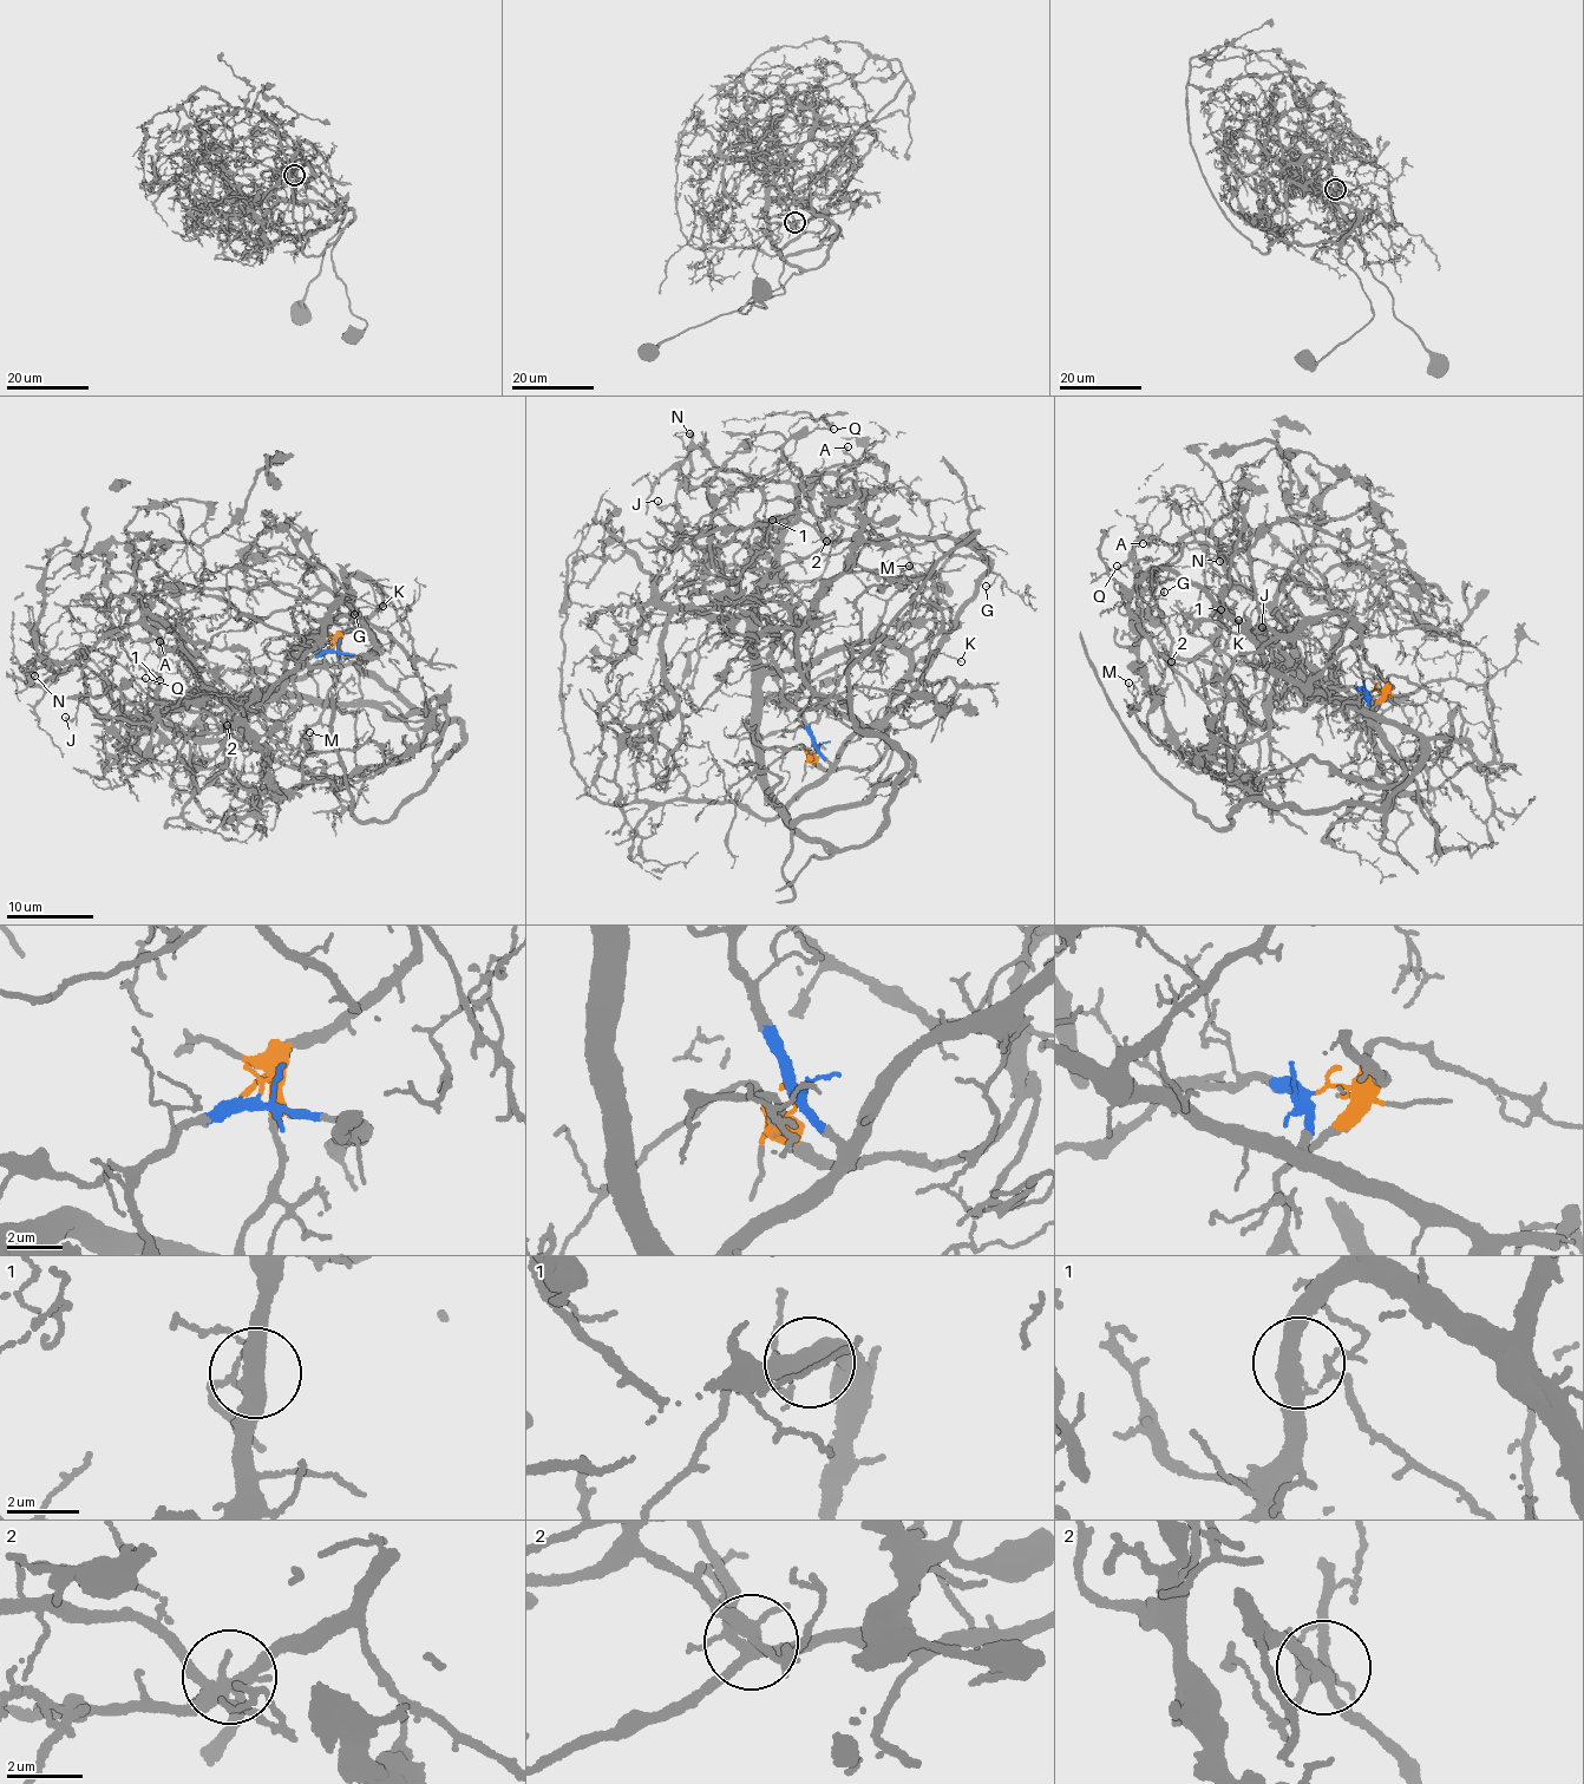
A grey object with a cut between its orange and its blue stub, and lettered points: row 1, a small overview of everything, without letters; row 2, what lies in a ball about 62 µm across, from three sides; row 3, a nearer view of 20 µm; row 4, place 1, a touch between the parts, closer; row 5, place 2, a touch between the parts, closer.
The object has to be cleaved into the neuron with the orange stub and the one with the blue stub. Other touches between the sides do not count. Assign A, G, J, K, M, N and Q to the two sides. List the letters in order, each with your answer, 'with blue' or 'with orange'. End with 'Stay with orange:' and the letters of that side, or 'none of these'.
A: with orange
G: with blue
J: with orange
K: with blue
M: with blue
N: with orange
Q: with blue
Stay with orange: A, J, N

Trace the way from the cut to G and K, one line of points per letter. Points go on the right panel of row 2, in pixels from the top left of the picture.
G: (1370, 691), (1362, 708), (1346, 706), (1272, 667), (1238, 623), (1206, 593), (1162, 568), (1156, 575), (1164, 592)
K: (1370, 691), (1362, 708), (1317, 694), (1272, 667), (1249, 631), (1249, 619), (1239, 620)

